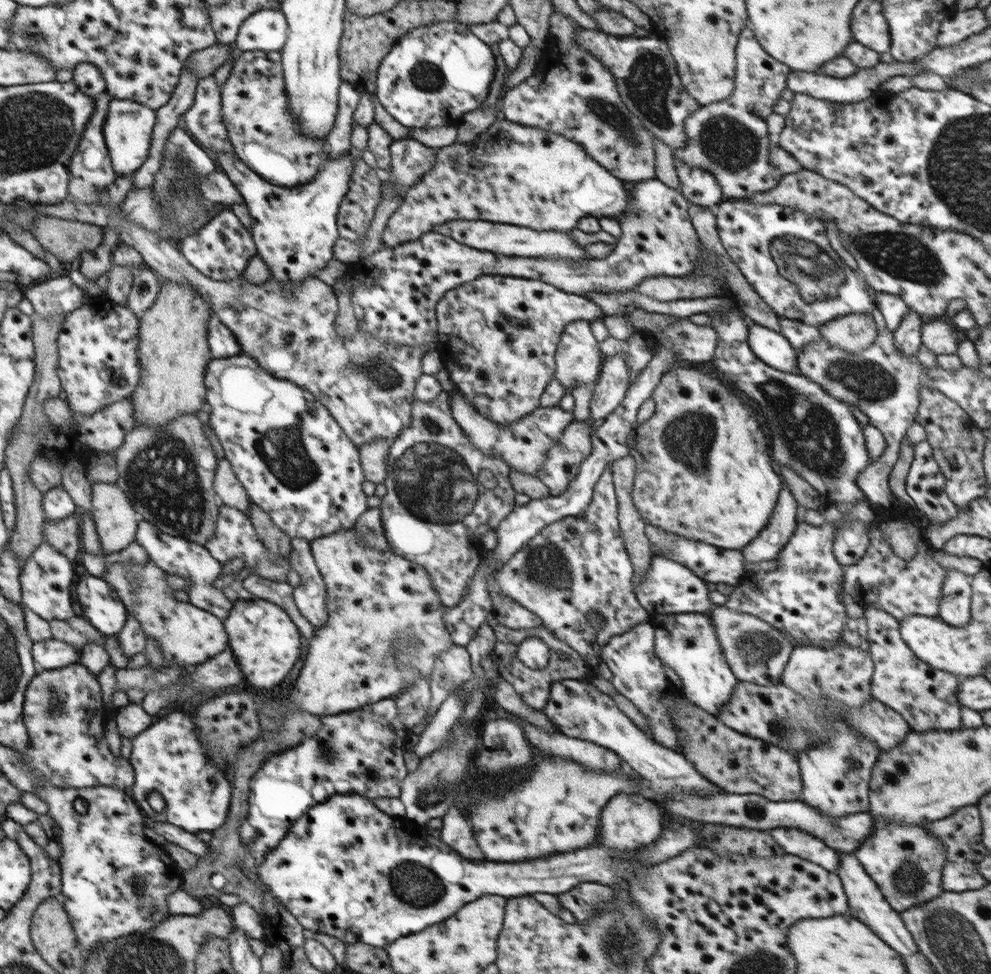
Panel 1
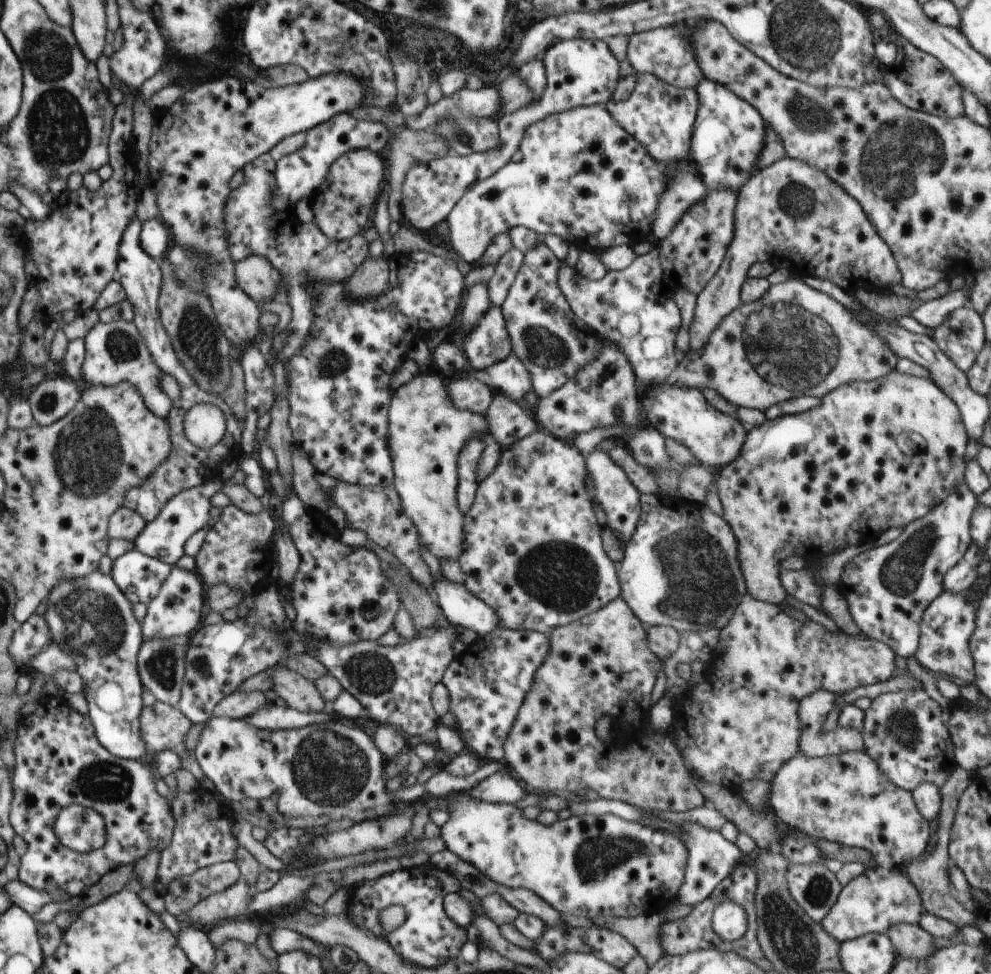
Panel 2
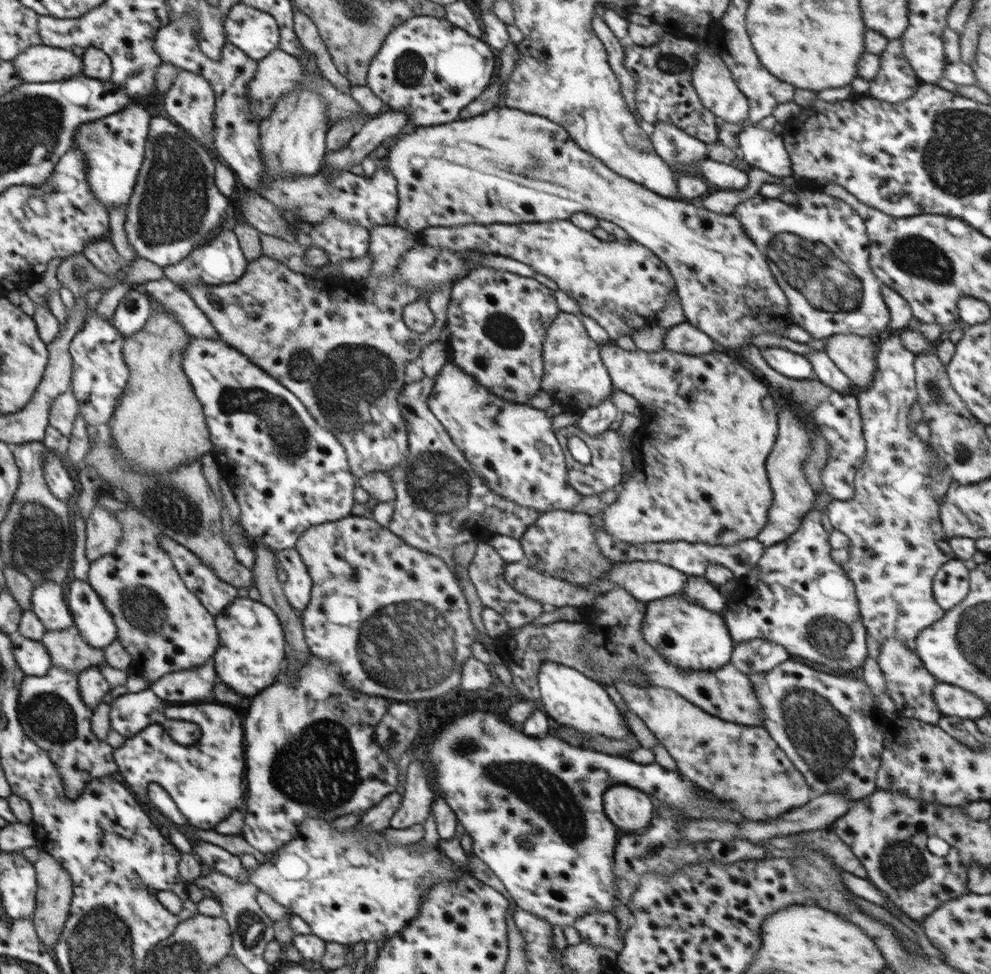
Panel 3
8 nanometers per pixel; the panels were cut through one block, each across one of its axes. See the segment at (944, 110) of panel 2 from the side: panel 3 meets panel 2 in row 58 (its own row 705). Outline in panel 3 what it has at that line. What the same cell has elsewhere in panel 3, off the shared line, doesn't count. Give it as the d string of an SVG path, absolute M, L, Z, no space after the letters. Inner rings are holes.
M890 637L881 642L880 654L877 663L884 675L887 684L888 696L896 705L898 716L914 718L924 723L936 725L943 717L933 697L934 687L939 683L931 672L926 670L920 657L913 653L906 645L897 638Z

